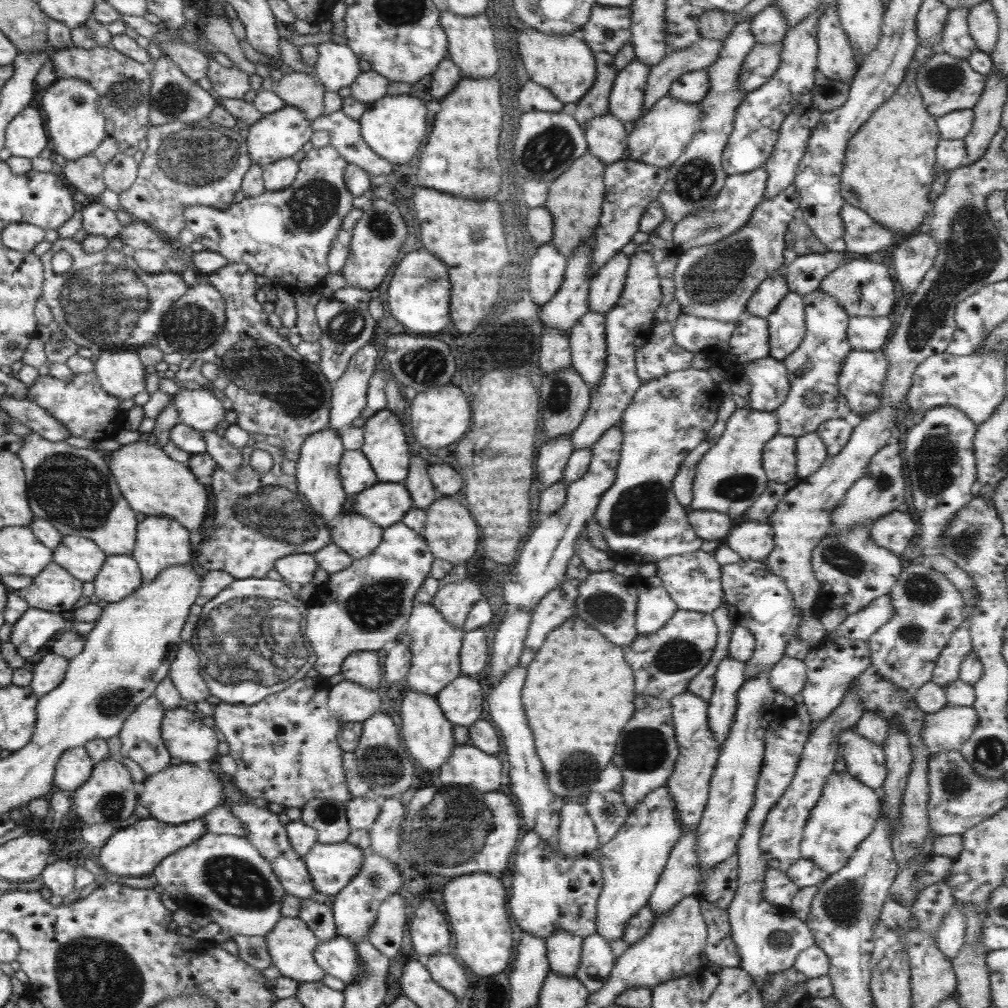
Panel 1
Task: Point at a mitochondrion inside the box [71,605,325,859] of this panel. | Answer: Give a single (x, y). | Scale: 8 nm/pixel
(109, 705)

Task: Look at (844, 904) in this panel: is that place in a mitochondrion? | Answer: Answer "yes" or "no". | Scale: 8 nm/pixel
yes

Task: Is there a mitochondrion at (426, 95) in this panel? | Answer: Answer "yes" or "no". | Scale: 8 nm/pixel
no

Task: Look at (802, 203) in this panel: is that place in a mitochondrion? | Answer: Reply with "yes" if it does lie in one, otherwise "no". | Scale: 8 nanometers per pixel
no

